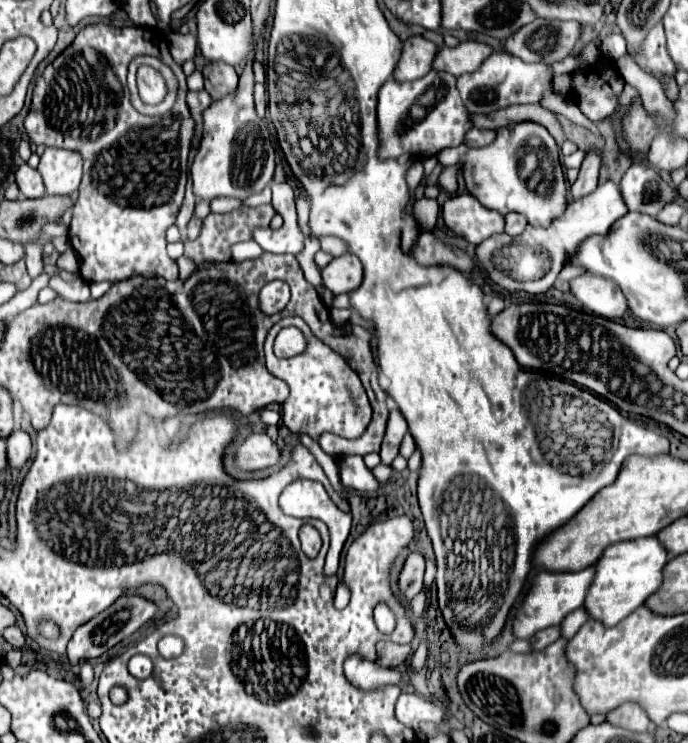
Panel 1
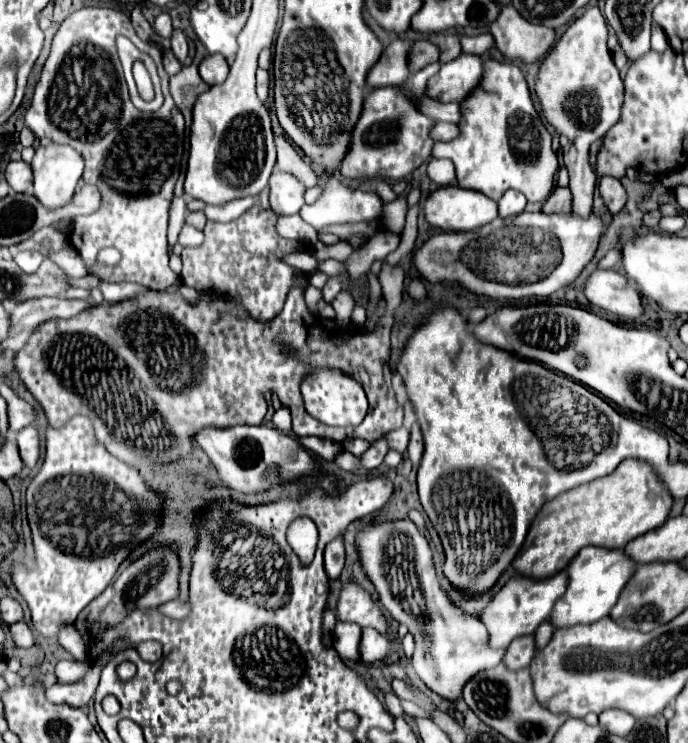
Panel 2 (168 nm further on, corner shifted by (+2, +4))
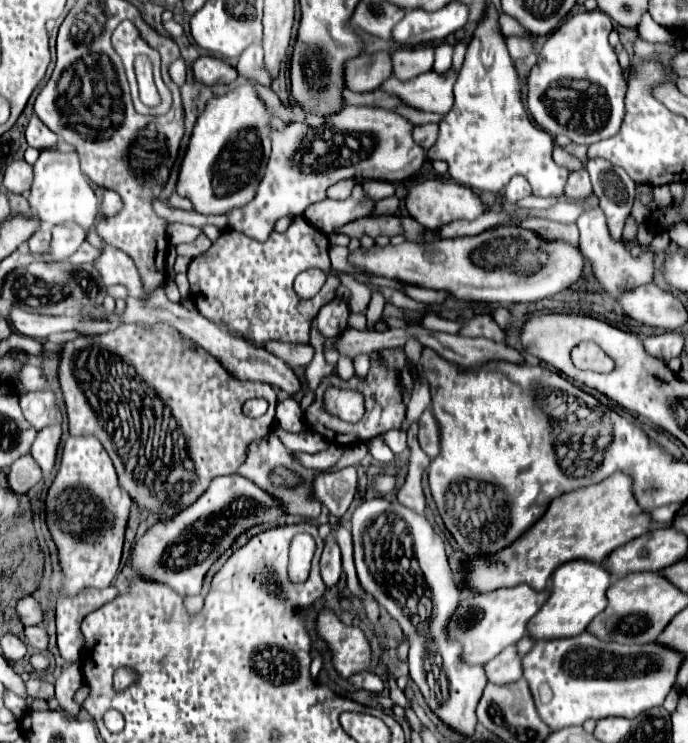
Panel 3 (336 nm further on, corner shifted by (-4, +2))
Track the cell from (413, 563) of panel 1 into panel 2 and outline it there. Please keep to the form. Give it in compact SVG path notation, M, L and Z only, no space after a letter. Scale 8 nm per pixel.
M402 518L382 524L368 522L356 534L356 552L366 578L374 584L380 596L380 604L398 624L408 626L408 632L414 636L414 672L440 698L450 702L460 700L462 688L472 676L502 660L504 650L488 648L484 624L452 604L442 590L428 540L412 520Z

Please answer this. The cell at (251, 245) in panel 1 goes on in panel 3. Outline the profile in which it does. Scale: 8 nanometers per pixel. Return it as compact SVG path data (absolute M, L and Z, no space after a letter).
M341 273L340 274L340 282L352 292L352 296L348 298L347 304L348 308L352 310L352 312L366 312L366 308L368 308L368 302L370 302L370 290L368 290L368 286L364 286L364 284L360 284L358 280L354 280L352 276Z

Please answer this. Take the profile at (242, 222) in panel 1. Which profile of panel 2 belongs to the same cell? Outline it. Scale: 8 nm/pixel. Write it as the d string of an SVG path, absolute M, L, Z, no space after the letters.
M252 206L238 220L220 224L206 222L204 242L198 248L182 250L182 282L198 292L212 292L244 306L258 322L270 322L282 312L286 296L292 288L306 288L308 276L284 262L284 256L302 252L300 240L282 238L276 232L276 214L262 206Z

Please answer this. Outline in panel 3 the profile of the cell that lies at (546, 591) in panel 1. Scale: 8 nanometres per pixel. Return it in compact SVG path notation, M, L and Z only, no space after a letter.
M518 584L514 588L498 588L490 594L468 596L460 602L460 606L448 626L448 634L462 642L466 662L486 664L490 658L500 654L506 646L516 644L526 634L528 622L542 608L542 604L548 600L548 596L550 596L550 590L538 592L524 584Z

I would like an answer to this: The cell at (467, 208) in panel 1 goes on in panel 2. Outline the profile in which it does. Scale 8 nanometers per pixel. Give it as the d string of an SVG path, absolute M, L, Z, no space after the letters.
M442 186L424 202L424 218L442 230L470 232L498 216L498 204L480 192L460 186Z

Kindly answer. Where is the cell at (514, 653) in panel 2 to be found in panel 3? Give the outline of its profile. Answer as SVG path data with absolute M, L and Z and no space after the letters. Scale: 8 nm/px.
M508 646L496 658L486 664L488 680L494 684L516 682L522 678L522 656L518 654L516 646Z

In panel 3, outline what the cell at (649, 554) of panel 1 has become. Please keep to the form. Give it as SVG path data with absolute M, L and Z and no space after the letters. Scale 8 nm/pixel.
M570 560L556 568L552 576L552 594L542 610L530 620L528 632L538 638L562 638L582 634L588 624L608 606L606 590L610 588L610 572L602 562Z

